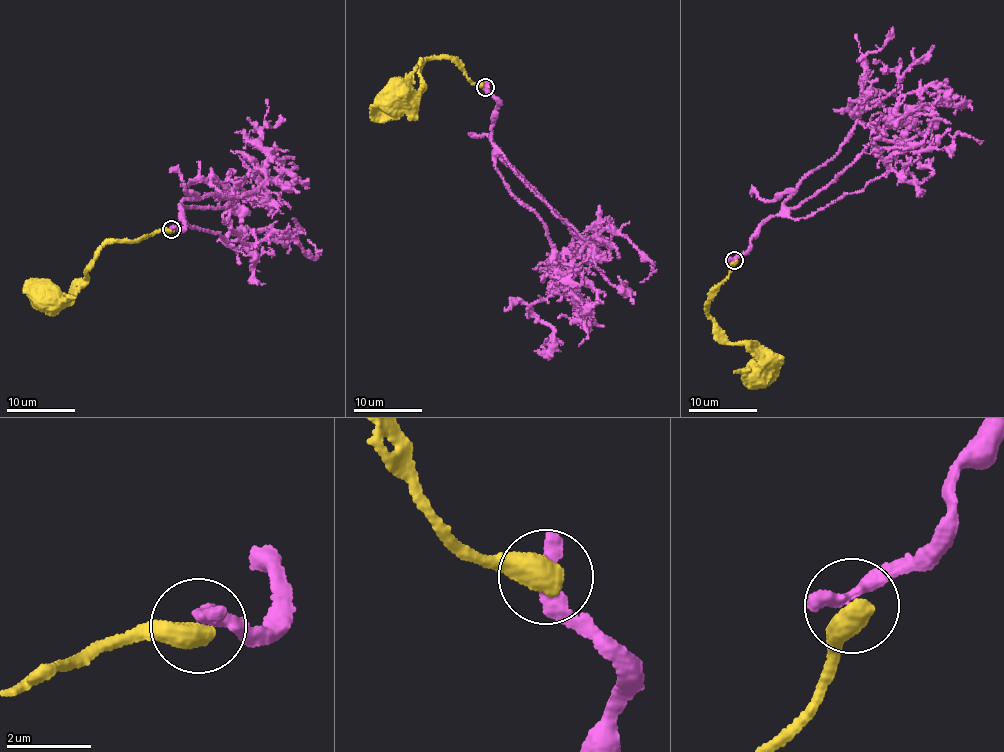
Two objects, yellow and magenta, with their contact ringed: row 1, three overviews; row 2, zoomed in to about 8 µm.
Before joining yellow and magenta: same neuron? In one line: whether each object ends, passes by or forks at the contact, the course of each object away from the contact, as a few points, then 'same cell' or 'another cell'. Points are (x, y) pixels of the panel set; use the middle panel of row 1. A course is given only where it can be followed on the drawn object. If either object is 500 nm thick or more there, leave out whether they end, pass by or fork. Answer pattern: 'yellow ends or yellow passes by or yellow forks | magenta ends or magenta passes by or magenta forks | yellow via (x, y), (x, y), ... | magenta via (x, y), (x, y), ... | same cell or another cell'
yellow via (485, 86), (471, 83), (450, 59), (431, 57), (418, 72), (422, 89), (420, 93), (400, 102), (396, 100) | magenta via (485, 87), (498, 104), (494, 163), (539, 214), (562, 275), (531, 307), (553, 331), (553, 345), (542, 344) | another cell

